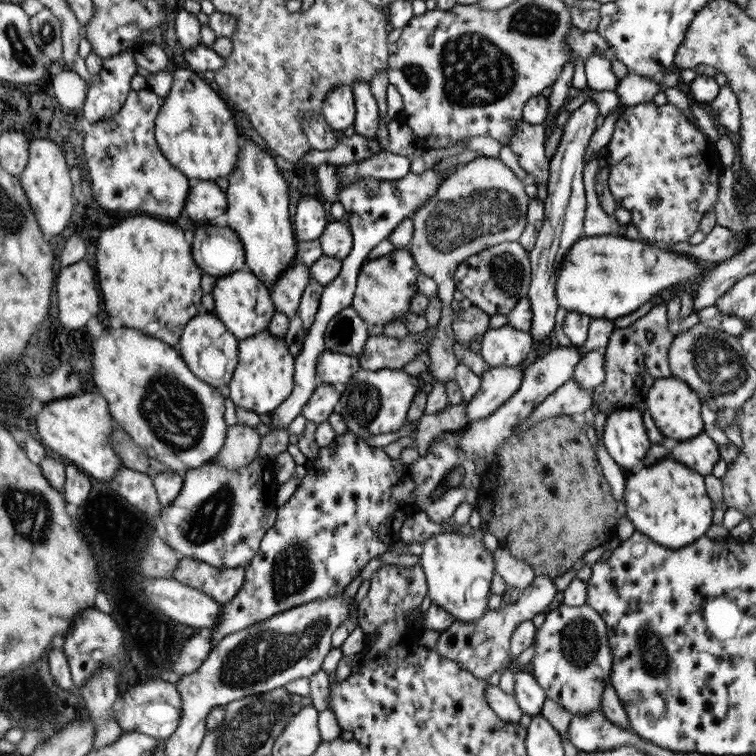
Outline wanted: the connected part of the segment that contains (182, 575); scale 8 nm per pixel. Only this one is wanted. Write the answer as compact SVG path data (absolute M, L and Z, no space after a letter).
M184 557L176 562L170 578L210 596L219 606L226 604L240 590L244 568L217 568Z

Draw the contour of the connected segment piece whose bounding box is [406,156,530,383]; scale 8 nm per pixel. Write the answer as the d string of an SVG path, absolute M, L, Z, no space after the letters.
M477 156L471 161L465 163L465 165L456 166L455 169L440 182L432 198L430 198L430 200L426 200L425 204L422 204L410 216L410 219L412 220L413 224L413 232L410 242L406 248L407 250L410 251L410 255L412 256L413 262L416 264L418 271L423 273L426 277L431 278L431 280L433 280L437 285L437 298L441 302L440 317L434 328L434 335L432 336L432 341L428 344L428 349L426 350L430 360L428 365L428 370L434 380L436 379L442 383L447 382L447 380L454 380L454 370L456 364L458 363L456 356L454 355L453 352L453 347L454 344L456 343L456 340L455 337L453 336L453 333L450 332L450 326L452 326L452 313L455 309L454 307L452 307L454 303L452 300L452 294L456 288L452 278L453 276L455 276L456 266L461 261L464 261L468 256L471 256L476 252L485 250L487 247L492 247L501 243L515 242L519 238L519 235L521 234L521 231L523 230L523 227L525 226L526 223L526 208L529 199L530 198L527 197L527 195L525 195L524 186L519 180L519 178L515 177L515 174L507 166L503 165L503 163L501 163L501 161L498 158Z

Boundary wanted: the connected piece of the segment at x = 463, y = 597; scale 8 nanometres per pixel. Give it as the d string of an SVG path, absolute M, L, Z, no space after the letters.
M473 528L472 535L440 533L436 529L430 538L421 545L419 564L424 572L427 592L431 603L453 616L455 622L471 624L487 612L487 599L490 595L490 578L495 574L493 557L484 548L485 531Z

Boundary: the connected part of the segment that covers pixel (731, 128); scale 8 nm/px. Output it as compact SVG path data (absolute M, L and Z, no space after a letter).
M726 83L718 90L715 98L708 103L712 119L719 124L723 132L737 133L740 126L740 114L737 99Z

